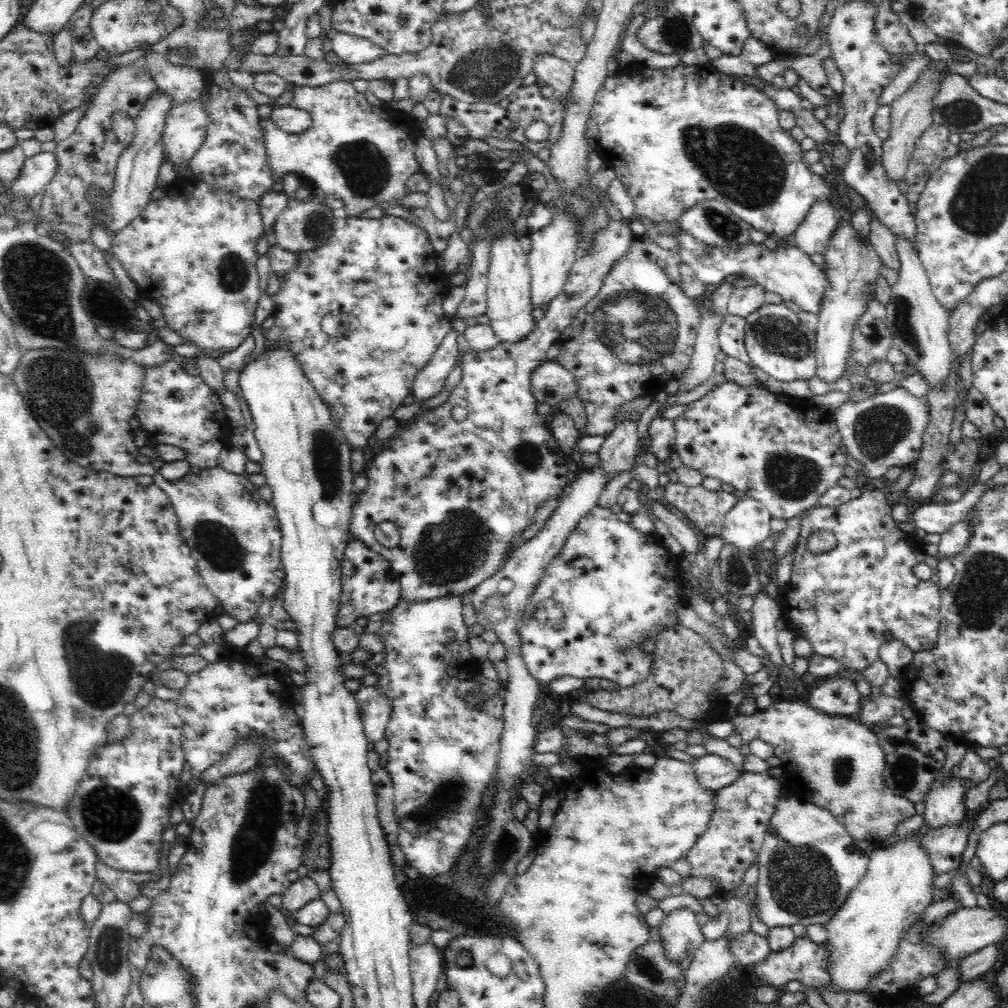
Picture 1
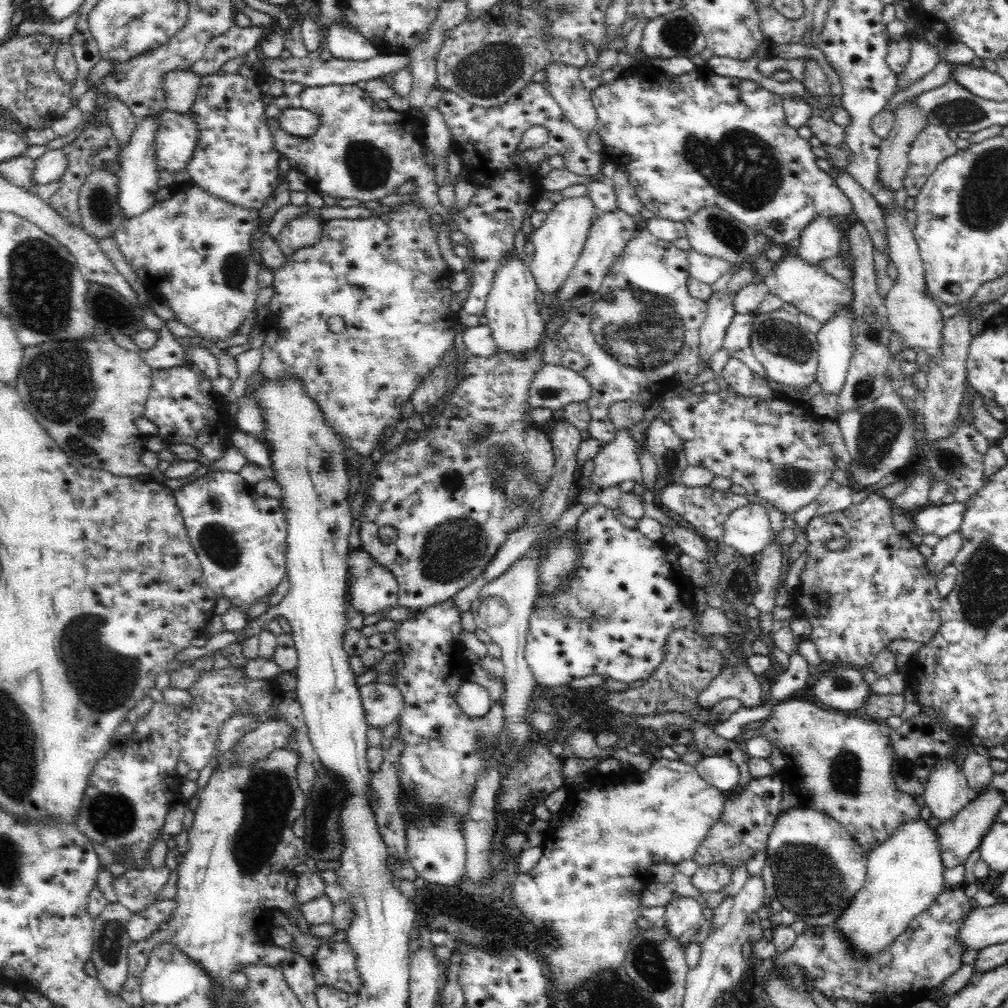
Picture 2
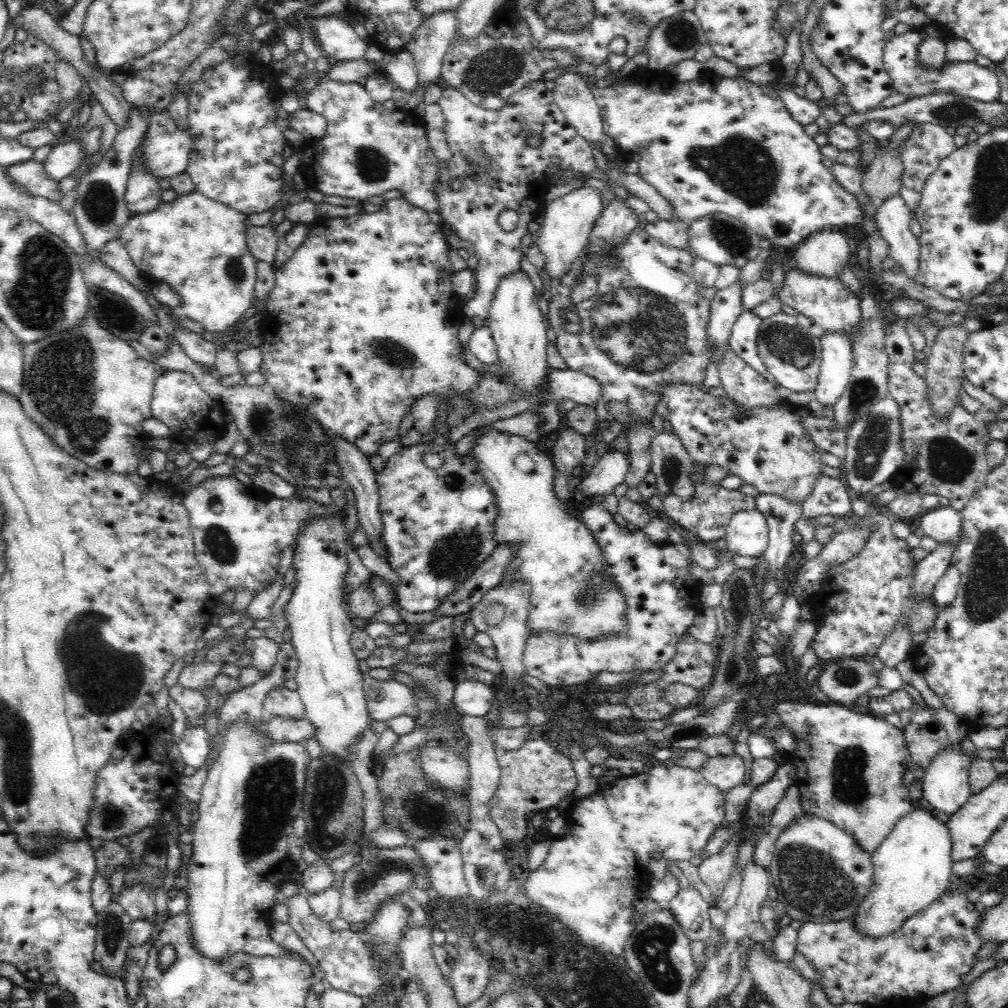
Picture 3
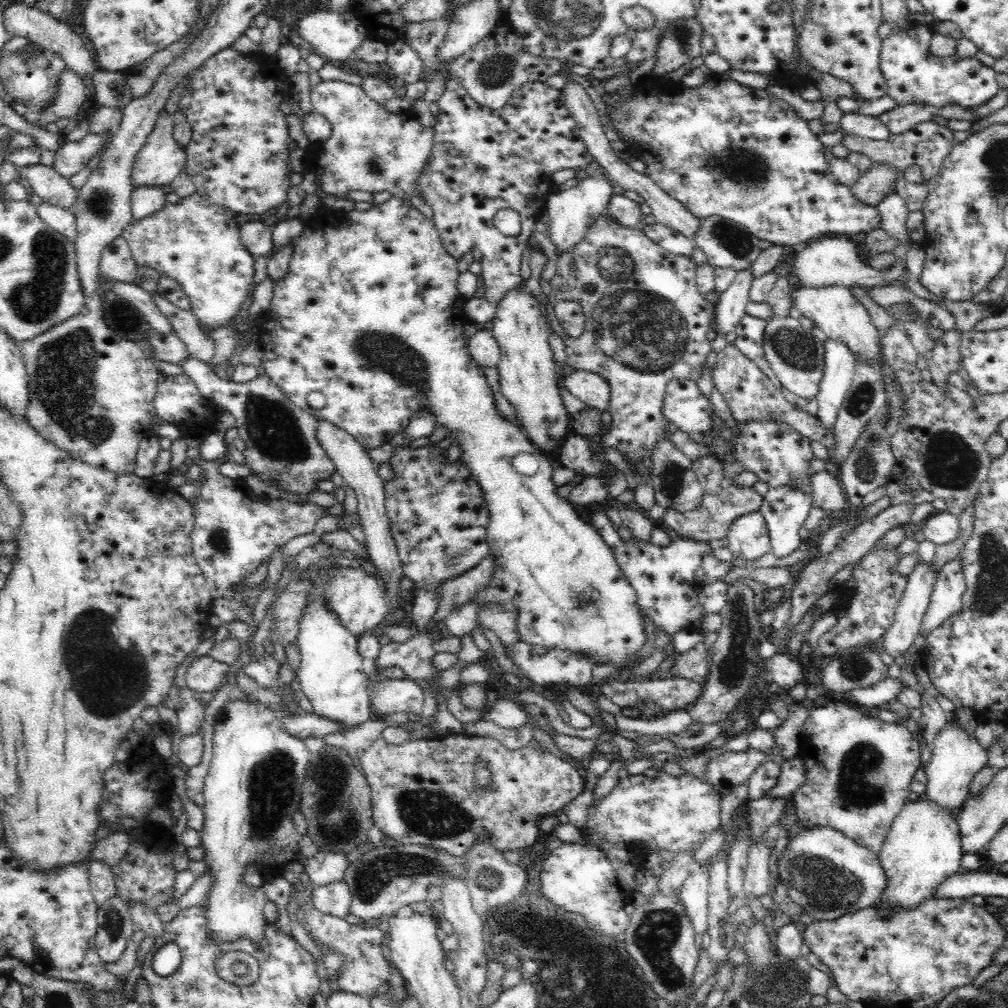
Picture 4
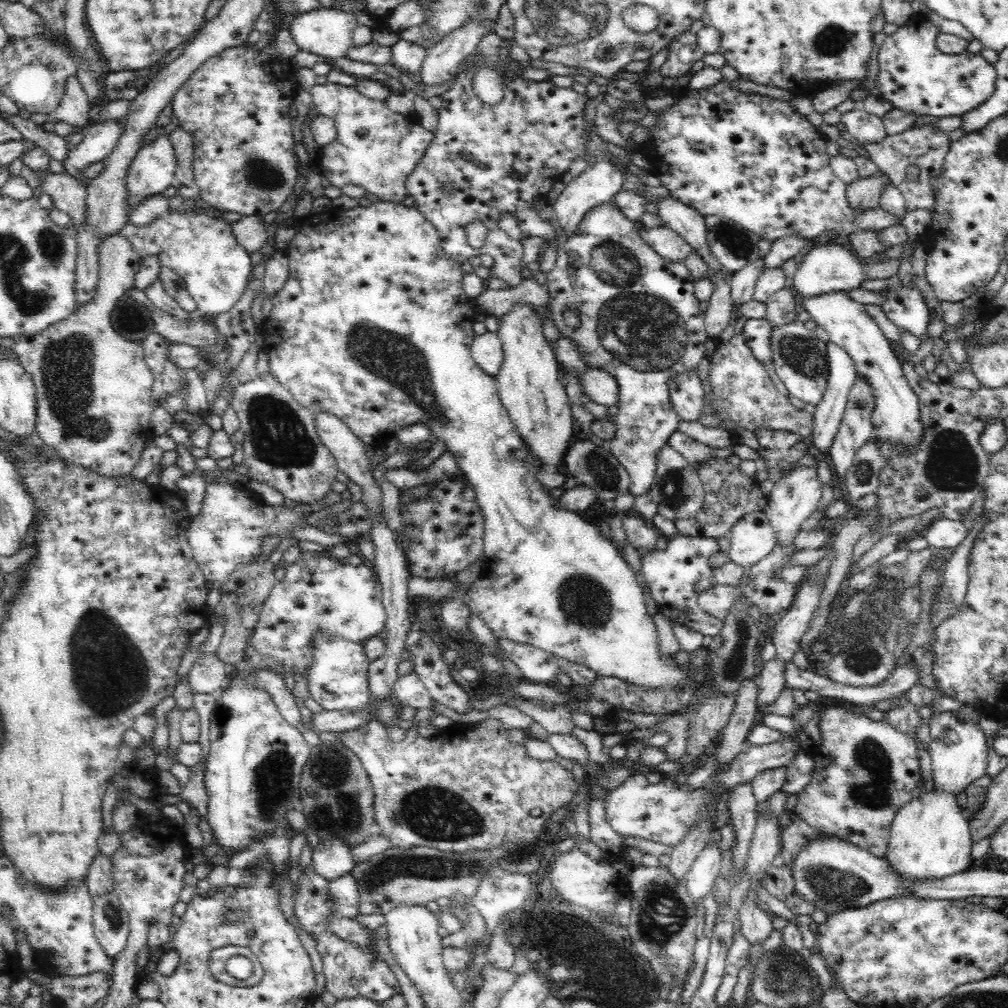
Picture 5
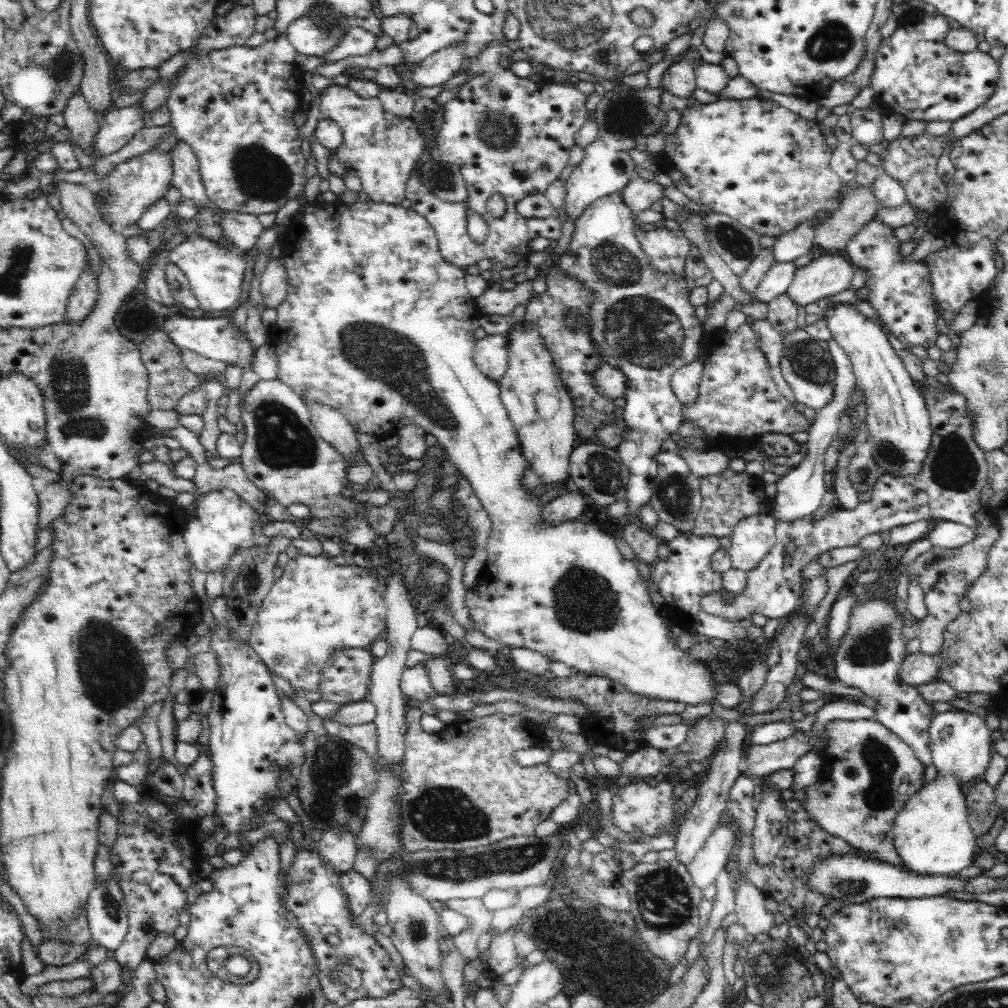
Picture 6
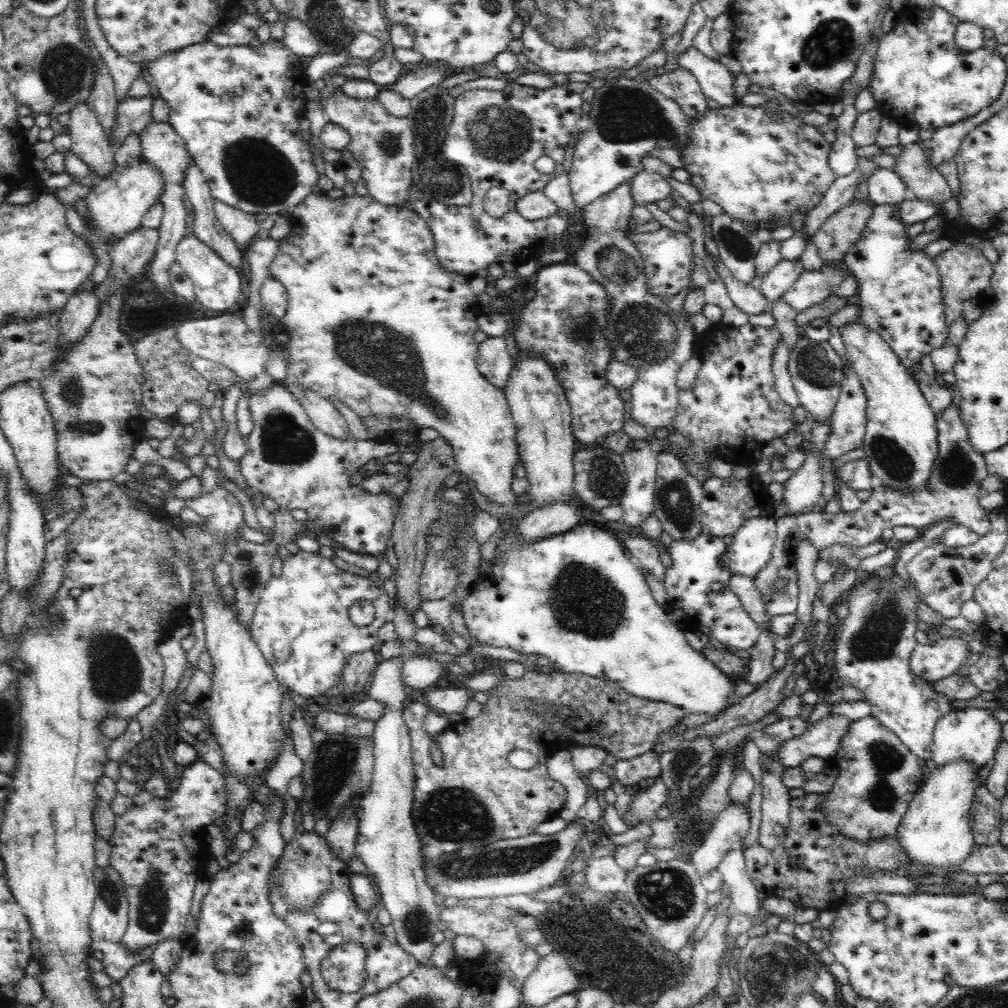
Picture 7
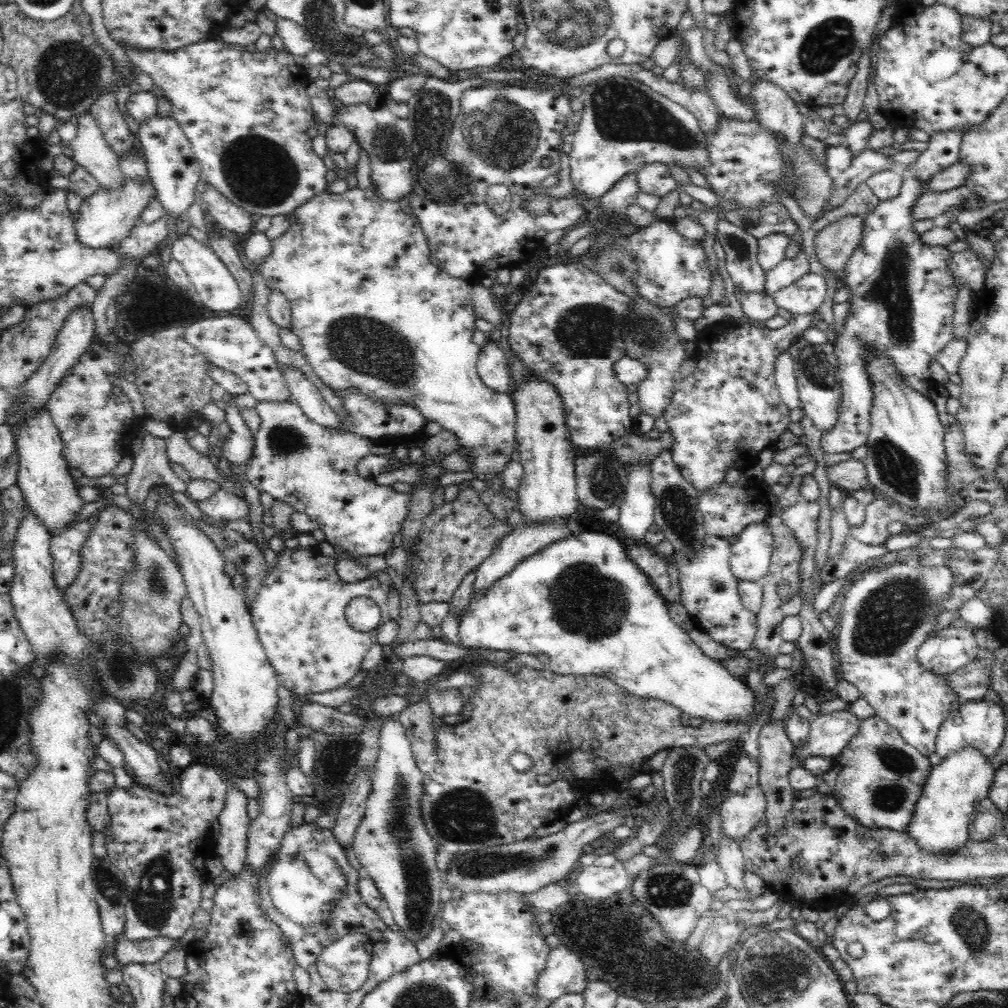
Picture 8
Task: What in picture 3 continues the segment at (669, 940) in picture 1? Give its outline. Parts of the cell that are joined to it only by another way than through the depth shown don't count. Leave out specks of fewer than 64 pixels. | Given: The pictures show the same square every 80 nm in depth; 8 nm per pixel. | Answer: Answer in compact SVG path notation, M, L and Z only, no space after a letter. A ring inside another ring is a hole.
M692 885L684 890L679 889L677 895L668 901L665 907L672 913L672 917L690 942L708 940L712 932L708 916L709 906Z

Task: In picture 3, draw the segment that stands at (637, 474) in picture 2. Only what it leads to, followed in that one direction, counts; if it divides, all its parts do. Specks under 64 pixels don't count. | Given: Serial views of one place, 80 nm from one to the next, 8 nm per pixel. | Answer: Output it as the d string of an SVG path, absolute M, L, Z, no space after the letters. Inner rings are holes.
M614 448L608 449L600 456L577 489L590 497L612 492L613 488L625 482L630 467L629 450L623 452Z

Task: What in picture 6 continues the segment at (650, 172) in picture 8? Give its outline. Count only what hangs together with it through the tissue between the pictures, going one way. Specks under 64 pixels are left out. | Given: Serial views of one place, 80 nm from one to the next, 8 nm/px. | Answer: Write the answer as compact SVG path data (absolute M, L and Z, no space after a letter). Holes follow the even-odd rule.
M637 177L621 190L620 197L636 218L638 213L650 209L651 205L663 196L662 189L662 185L657 181L644 181Z

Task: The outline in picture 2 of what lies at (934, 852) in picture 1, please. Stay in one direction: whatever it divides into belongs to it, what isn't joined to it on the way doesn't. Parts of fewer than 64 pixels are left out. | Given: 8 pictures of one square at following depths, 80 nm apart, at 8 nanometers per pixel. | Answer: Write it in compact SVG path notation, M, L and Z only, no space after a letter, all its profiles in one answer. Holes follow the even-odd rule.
M992 789L980 795L977 799L969 802L952 820L940 823L934 828L937 842L940 848L940 861L942 867L954 868L954 866L963 865L965 860L973 850L978 849L982 838L990 830L994 816L998 814L1000 806L1004 804L1004 793L1000 789Z

